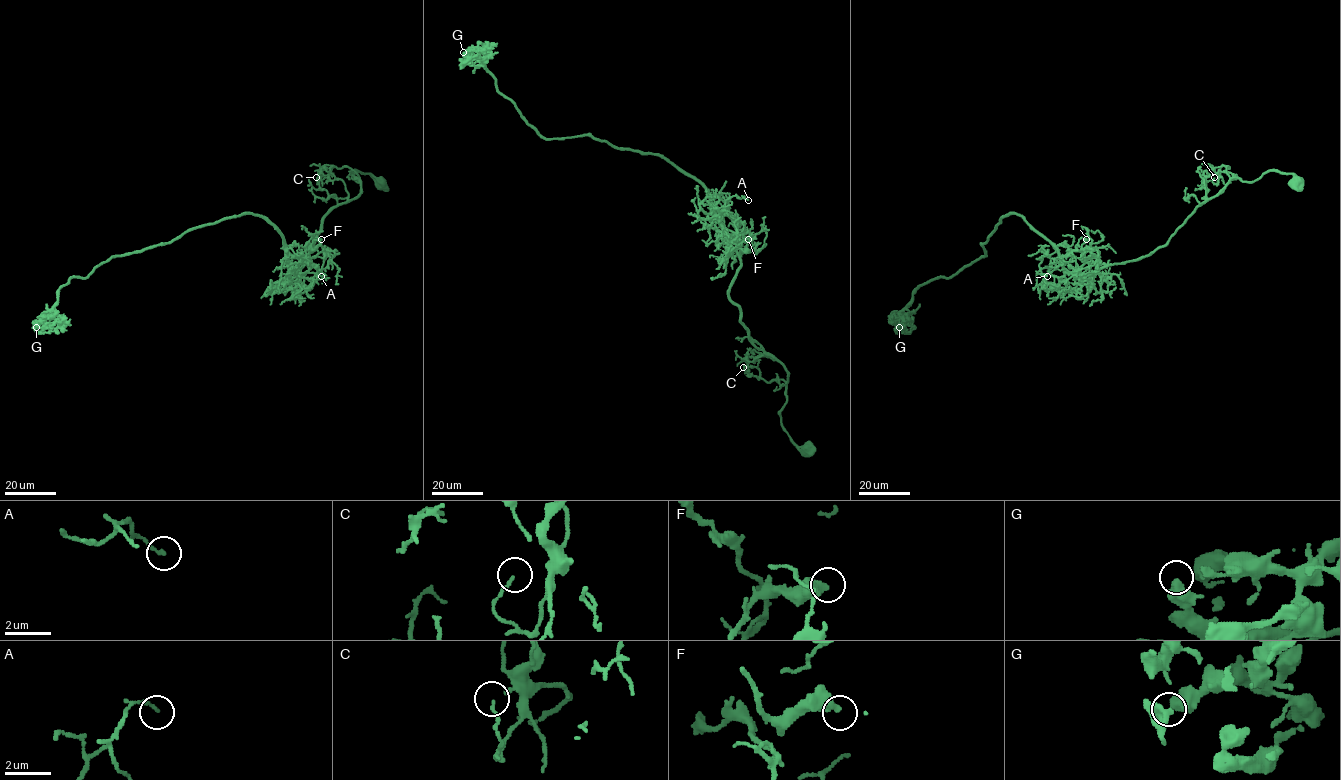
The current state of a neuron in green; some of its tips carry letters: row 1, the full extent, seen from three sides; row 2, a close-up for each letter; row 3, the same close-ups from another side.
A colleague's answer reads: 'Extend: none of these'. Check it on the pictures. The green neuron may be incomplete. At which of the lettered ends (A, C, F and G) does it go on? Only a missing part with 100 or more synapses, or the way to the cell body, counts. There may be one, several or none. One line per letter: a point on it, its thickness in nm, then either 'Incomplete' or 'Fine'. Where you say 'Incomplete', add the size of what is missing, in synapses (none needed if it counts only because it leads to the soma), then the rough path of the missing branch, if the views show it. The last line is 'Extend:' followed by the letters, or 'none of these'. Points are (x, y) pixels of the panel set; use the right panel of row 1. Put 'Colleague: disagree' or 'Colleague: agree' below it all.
A: Place: (1047, 276). Thickness 140 nm. Fine
C: Place: (1214, 177). Thickness 110 nm. Fine
F: Place: (1086, 239). Thickness 500 nm. Fine
G: Place: (899, 327). Thickness 400 nm. Fine
Extend: none of these
Colleague: agree

